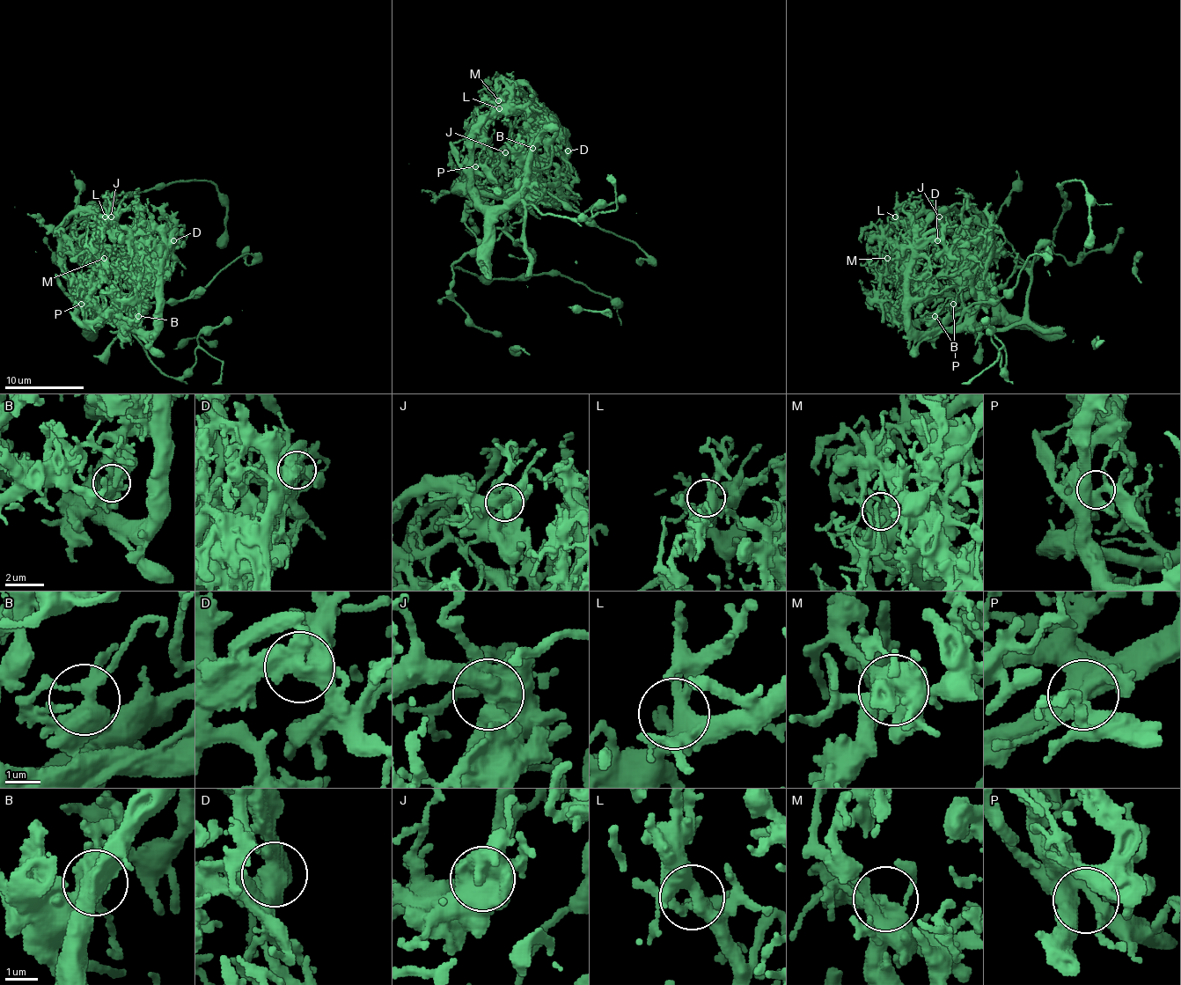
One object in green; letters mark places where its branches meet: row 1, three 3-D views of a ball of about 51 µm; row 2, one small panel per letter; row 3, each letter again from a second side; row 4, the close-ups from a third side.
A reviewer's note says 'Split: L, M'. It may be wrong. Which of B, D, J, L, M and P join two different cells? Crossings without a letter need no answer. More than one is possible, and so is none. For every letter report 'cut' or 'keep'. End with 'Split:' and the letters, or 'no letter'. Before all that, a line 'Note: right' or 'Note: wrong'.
Note: wrong
B: keep
D: cut
J: keep
L: keep
M: cut
P: keep
Split: D, M

